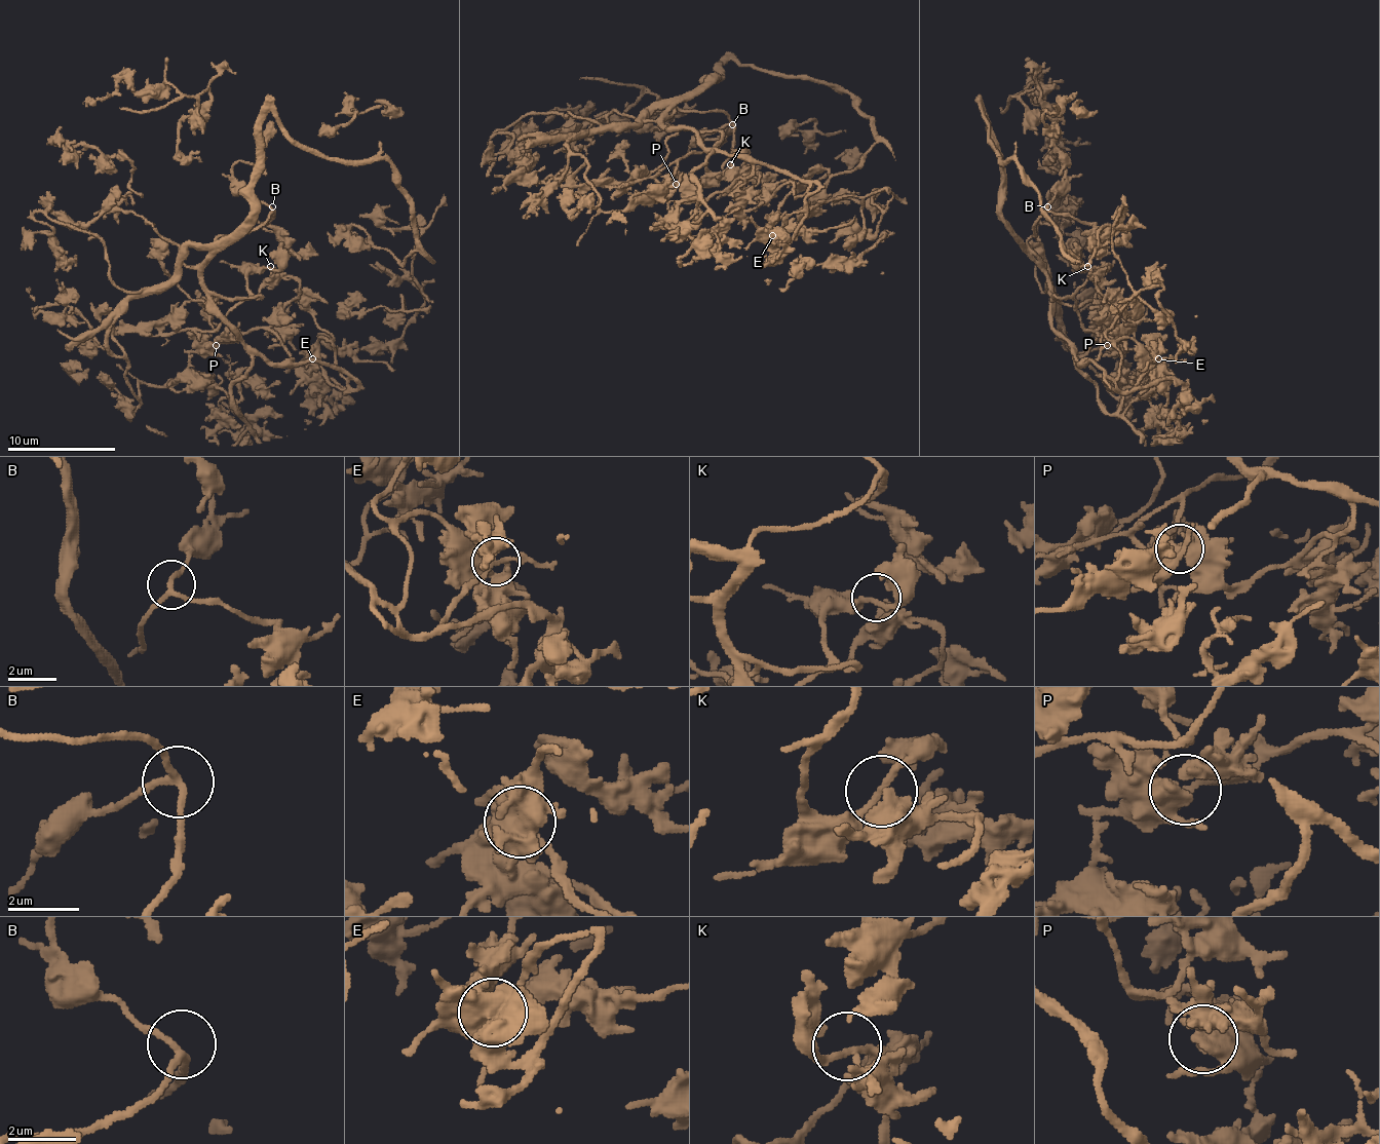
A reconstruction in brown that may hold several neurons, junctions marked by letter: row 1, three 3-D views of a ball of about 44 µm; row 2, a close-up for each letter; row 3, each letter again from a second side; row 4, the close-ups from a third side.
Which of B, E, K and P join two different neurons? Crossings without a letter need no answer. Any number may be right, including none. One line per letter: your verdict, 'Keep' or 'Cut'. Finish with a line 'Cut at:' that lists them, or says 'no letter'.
B: Keep
E: Keep
K: Keep
P: Keep
Cut at: no letter

